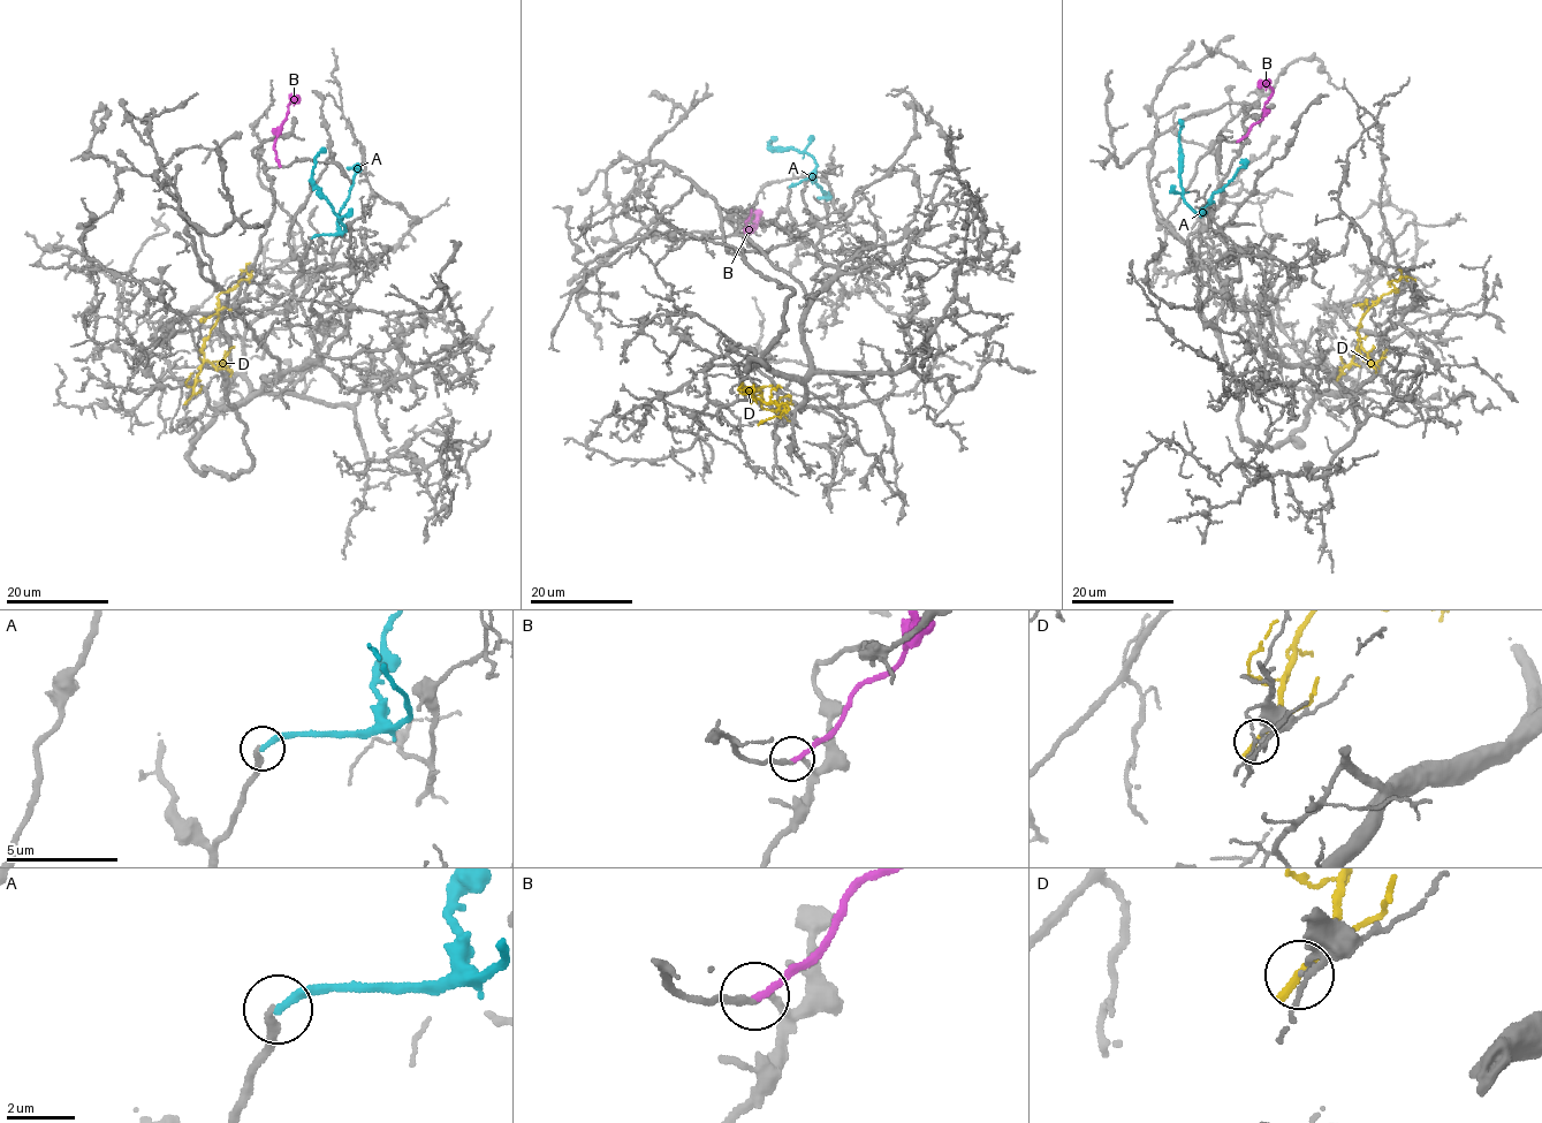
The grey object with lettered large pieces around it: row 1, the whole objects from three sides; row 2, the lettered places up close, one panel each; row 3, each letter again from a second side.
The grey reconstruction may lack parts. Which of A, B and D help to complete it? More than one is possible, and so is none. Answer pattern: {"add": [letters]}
{"add": ["A"]}

